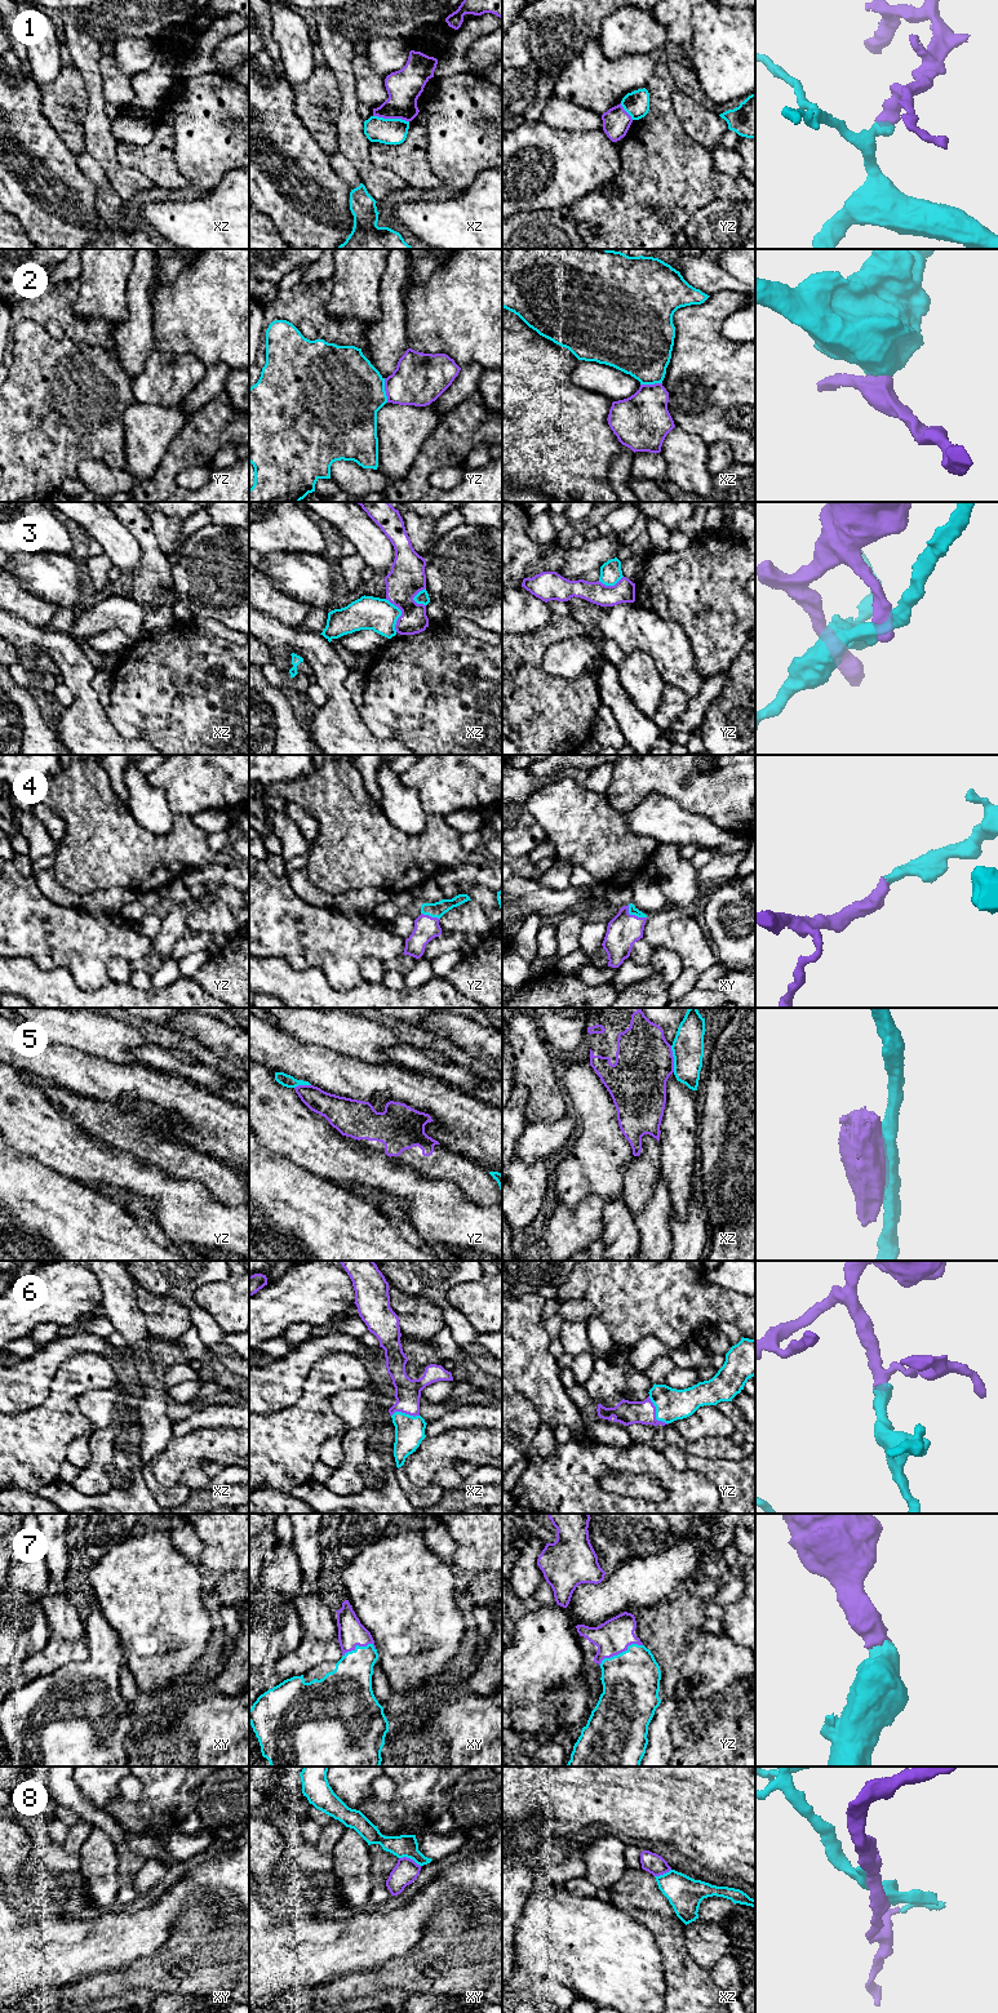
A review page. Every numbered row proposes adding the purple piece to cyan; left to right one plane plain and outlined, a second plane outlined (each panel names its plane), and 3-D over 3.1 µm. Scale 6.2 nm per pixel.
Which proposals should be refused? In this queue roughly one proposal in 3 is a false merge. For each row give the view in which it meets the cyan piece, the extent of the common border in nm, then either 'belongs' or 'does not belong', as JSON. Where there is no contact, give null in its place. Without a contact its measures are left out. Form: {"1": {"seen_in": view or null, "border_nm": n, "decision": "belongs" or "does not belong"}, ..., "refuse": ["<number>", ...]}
{"1": {"seen_in": "xz", "border_nm": 220, "decision": "does not belong"}, "2": {"seen_in": "yz", "border_nm": 150, "decision": "does not belong"}, "3": {"seen_in": "xz", "border_nm": 220, "decision": "does not belong"}, "4": {"seen_in": "xy", "border_nm": 150, "decision": "belongs"}, "5": {"seen_in": "xz", "border_nm": 170, "decision": "does not belong"}, "6": {"seen_in": "yz", "border_nm": 220, "decision": "belongs"}, "7": {"seen_in": "yz", "border_nm": 300, "decision": "belongs"}, "8": {"seen_in": "xy", "border_nm": 150, "decision": "does not belong"}, "refuse": ["1", "2", "3", "5", "8"]}

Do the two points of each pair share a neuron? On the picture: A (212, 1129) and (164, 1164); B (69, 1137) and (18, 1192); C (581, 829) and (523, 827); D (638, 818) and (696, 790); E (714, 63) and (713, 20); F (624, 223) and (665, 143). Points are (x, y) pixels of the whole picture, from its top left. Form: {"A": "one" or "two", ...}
{"A": "two", "B": "two", "C": "two", "D": "two", "E": "one", "F": "one"}

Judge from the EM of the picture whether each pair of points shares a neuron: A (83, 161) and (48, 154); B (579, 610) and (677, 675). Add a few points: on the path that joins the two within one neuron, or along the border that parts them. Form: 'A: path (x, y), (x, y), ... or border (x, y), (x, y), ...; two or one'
A: border (75, 158), (79, 169), (94, 185); two
B: path (604, 620), (628, 623), (637, 629), (657, 649); one

